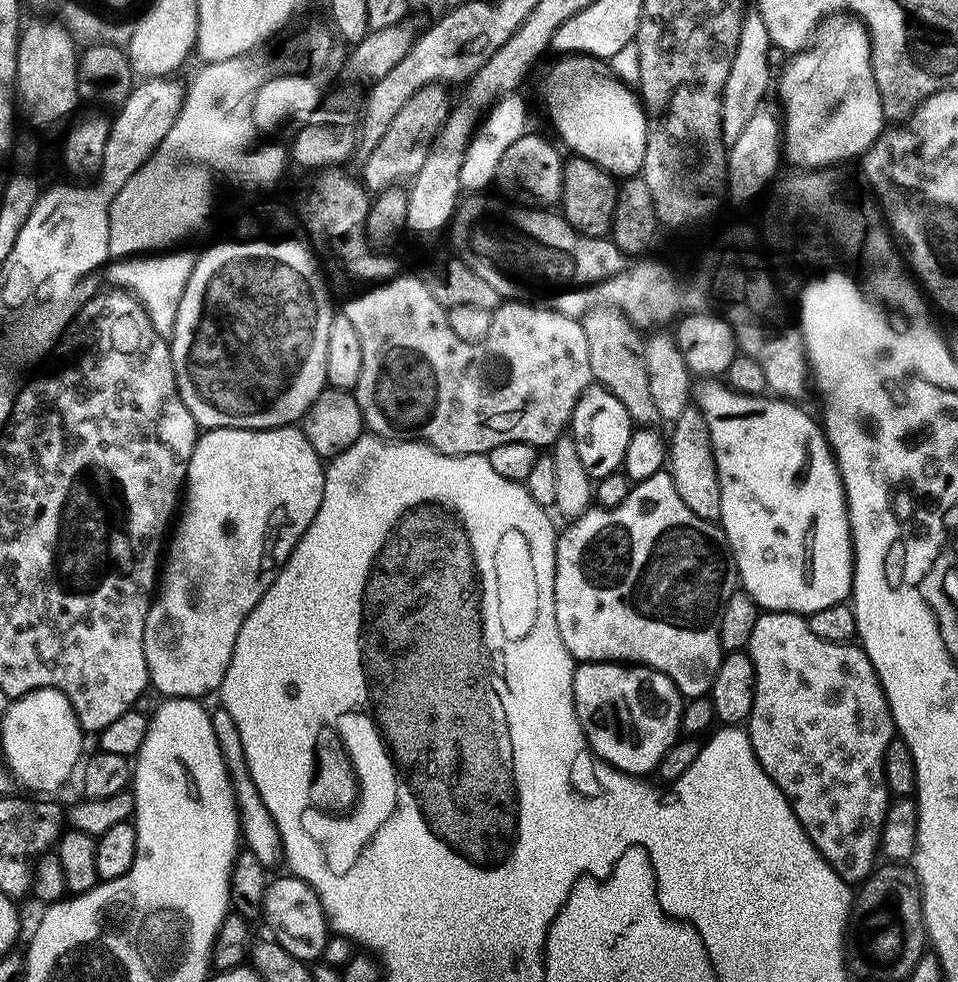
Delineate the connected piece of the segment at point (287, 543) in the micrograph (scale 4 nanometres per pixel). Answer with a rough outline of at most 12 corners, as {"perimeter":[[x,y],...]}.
{"perimeter":[[303,430],[199,433],[144,623],[164,698],[224,681],[324,497]]}

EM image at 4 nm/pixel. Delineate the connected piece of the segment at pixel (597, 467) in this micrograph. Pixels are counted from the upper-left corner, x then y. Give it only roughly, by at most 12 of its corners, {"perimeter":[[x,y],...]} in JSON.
{"perimeter":[[607,386],[572,411],[572,445],[596,482],[623,469],[634,425]]}

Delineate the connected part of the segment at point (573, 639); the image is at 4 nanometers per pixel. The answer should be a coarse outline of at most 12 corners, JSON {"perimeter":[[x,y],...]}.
{"perimeter":[[667,471],[556,537],[576,662],[711,693],[737,591]]}

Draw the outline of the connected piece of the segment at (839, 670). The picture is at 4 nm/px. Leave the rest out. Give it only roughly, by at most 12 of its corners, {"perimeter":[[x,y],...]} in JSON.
{"perimeter":[[760,614],[746,731],[850,886],[894,740],[864,651]]}

